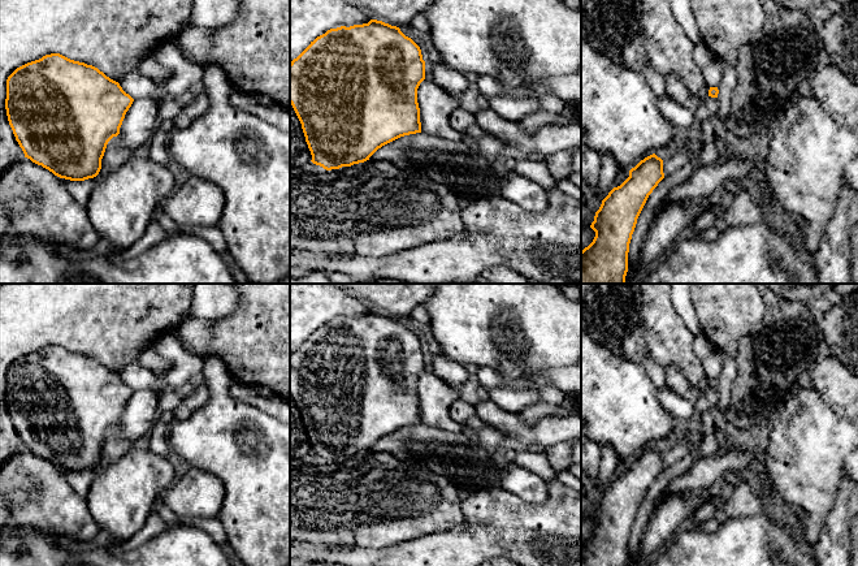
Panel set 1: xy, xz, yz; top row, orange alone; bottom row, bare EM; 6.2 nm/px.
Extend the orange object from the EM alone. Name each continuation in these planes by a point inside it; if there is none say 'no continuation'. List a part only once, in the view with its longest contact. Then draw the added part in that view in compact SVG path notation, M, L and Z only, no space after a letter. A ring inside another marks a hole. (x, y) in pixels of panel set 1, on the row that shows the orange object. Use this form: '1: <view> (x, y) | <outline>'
no continuation

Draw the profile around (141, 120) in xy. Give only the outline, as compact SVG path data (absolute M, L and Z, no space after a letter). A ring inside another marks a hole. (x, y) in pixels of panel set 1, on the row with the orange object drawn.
M152 98L134 99L125 115L120 134L113 137L101 159L101 169L94 178L65 182L68 193L82 206L87 206L94 187L110 172L121 167L134 151L144 146L159 126L160 100Z

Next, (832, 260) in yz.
M844 180L835 208L812 258L818 284L853 284L850 233L858 221L858 193Z

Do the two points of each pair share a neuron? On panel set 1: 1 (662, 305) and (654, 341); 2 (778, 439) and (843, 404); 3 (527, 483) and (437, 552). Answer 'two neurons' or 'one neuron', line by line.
1: one neuron
2: two neurons
3: two neurons

